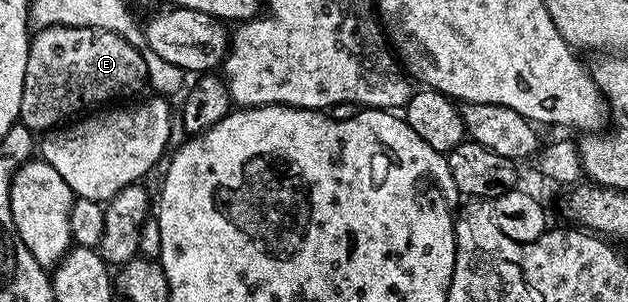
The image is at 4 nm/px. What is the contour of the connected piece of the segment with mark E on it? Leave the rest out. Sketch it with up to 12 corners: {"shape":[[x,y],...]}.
{"shape":[[95,27],[33,32],[18,118],[45,133],[147,83]]}

